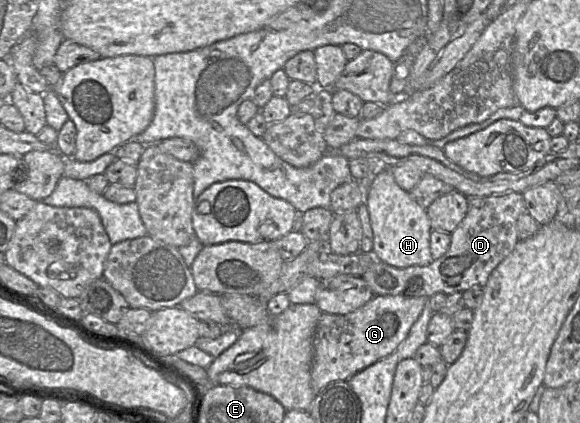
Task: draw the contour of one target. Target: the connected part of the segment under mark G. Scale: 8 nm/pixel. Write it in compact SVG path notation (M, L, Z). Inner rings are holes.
M399 295L374 296L348 314L323 313L313 339L311 387L318 393L334 381L348 381L353 375L391 354L407 337L421 314L428 297Z

